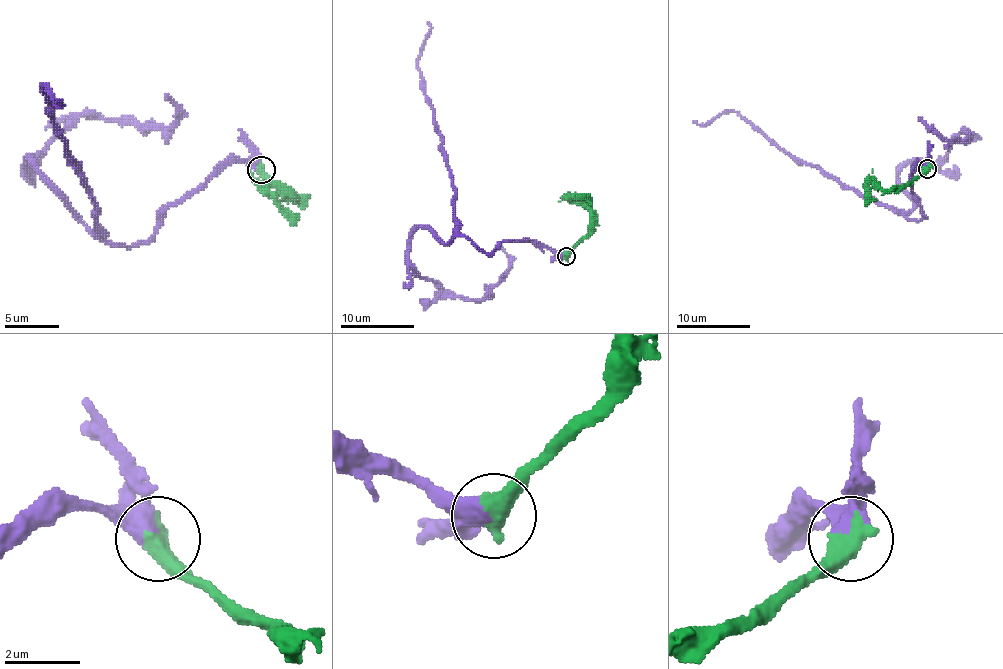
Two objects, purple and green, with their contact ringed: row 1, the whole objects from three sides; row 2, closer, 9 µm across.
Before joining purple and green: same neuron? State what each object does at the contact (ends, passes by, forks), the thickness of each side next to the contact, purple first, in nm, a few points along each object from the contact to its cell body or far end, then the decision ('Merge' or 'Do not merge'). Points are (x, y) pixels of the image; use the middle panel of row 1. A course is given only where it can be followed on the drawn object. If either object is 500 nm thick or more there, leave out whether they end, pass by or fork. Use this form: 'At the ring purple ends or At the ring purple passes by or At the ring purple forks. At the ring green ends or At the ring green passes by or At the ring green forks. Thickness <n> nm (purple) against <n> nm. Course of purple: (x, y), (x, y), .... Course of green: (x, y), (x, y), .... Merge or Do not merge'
Thickness 550 nm (purple) against 600 nm. Course of purple: (566, 256), (532, 242), (488, 253), (418, 227), (409, 264), (481, 299), (508, 268), (501, 247). Course of green: (566, 256), (588, 232), (590, 221), (590, 212), (571, 201), (573, 197), (590, 196). Merge

